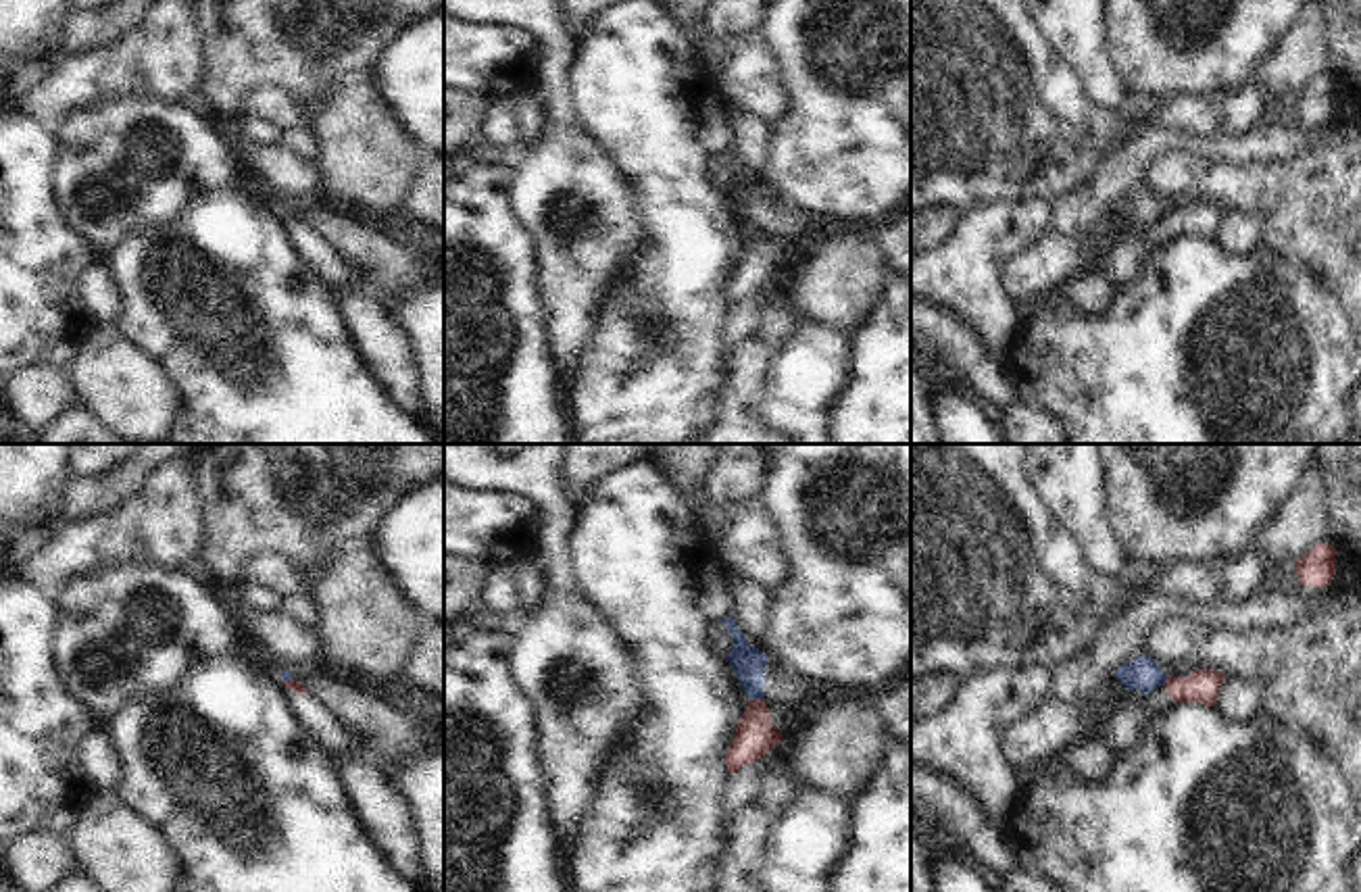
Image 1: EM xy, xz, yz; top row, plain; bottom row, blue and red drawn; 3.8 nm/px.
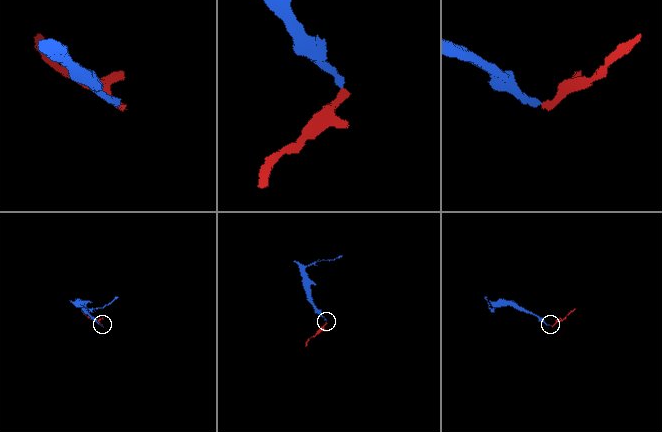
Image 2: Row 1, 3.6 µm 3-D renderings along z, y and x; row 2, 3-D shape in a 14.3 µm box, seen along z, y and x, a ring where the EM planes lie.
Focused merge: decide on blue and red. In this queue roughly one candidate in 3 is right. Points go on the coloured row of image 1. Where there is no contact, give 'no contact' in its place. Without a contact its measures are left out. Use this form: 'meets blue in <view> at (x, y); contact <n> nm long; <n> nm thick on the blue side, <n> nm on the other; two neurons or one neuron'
meets blue in xz at (755, 699); contact 60 nm long; 120 nm thick on the blue side, 160 nm on the other; two neurons

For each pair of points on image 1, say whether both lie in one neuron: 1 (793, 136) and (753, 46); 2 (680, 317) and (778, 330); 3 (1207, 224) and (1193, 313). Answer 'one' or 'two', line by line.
1: two
2: two
3: two

